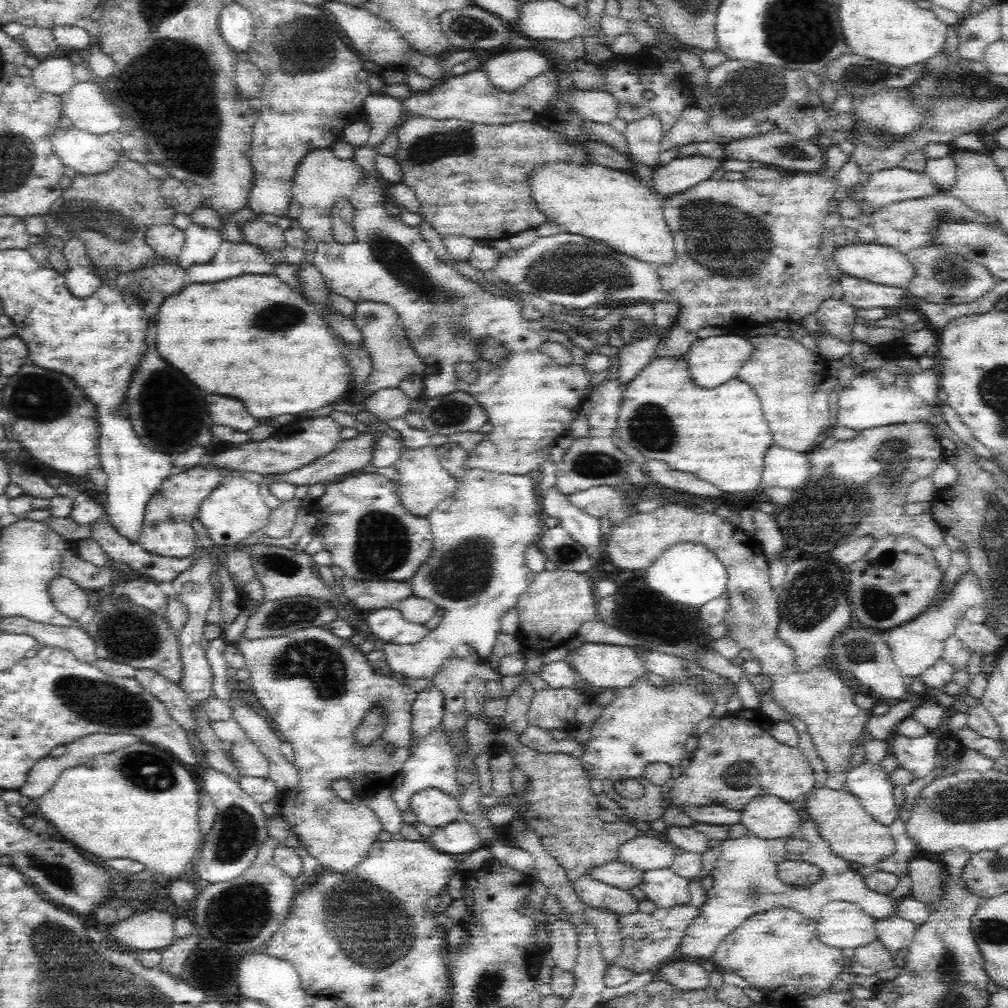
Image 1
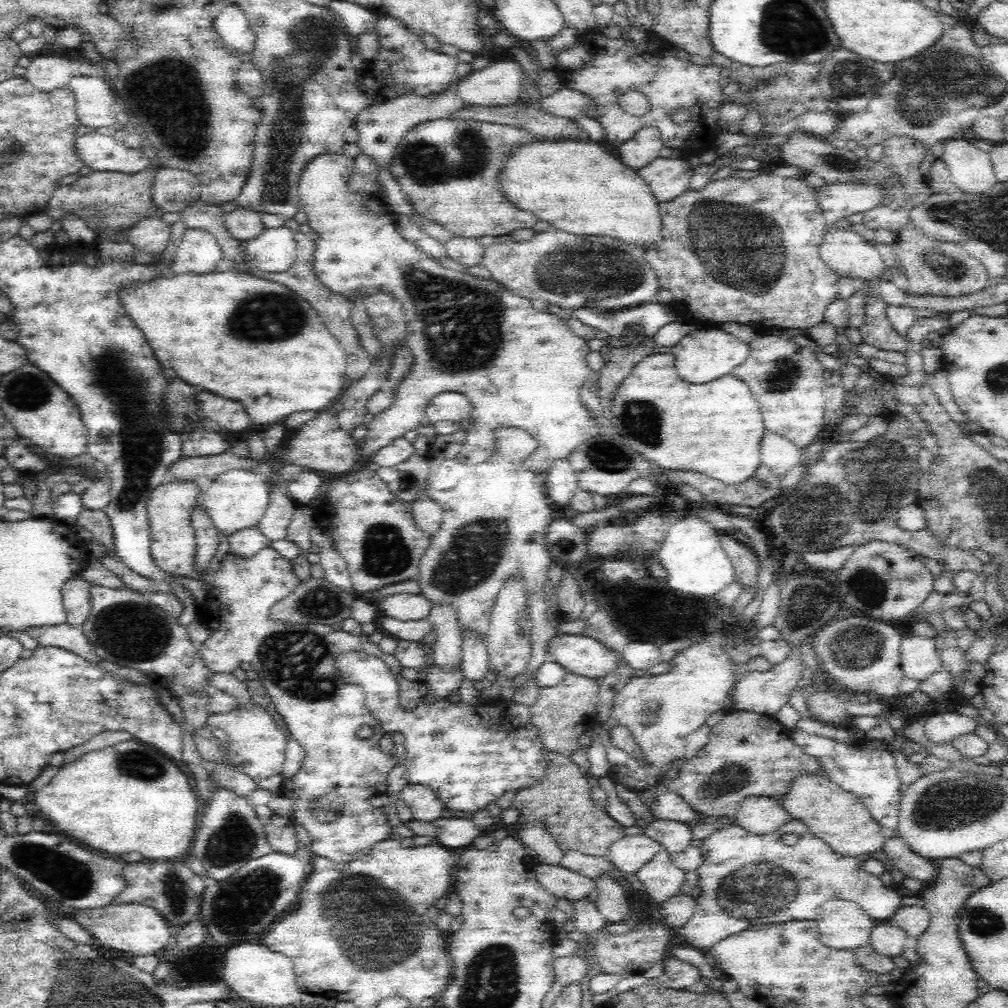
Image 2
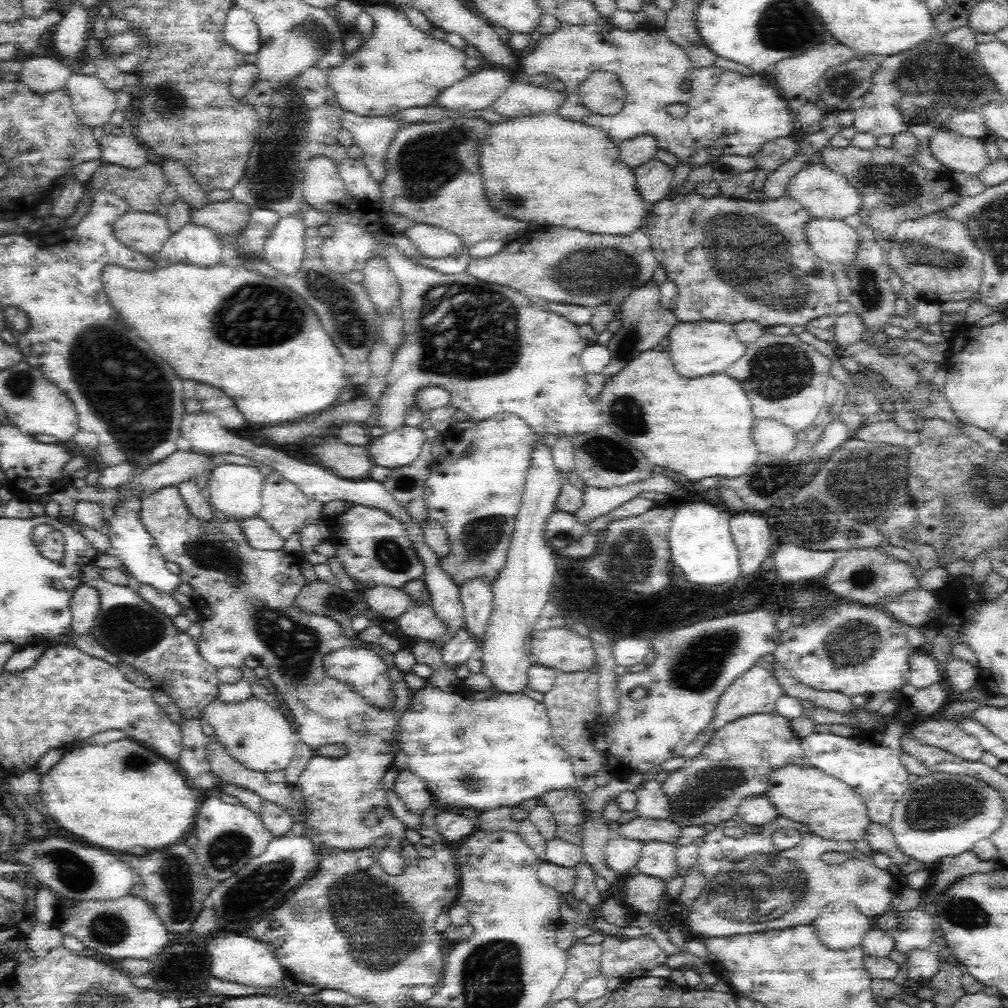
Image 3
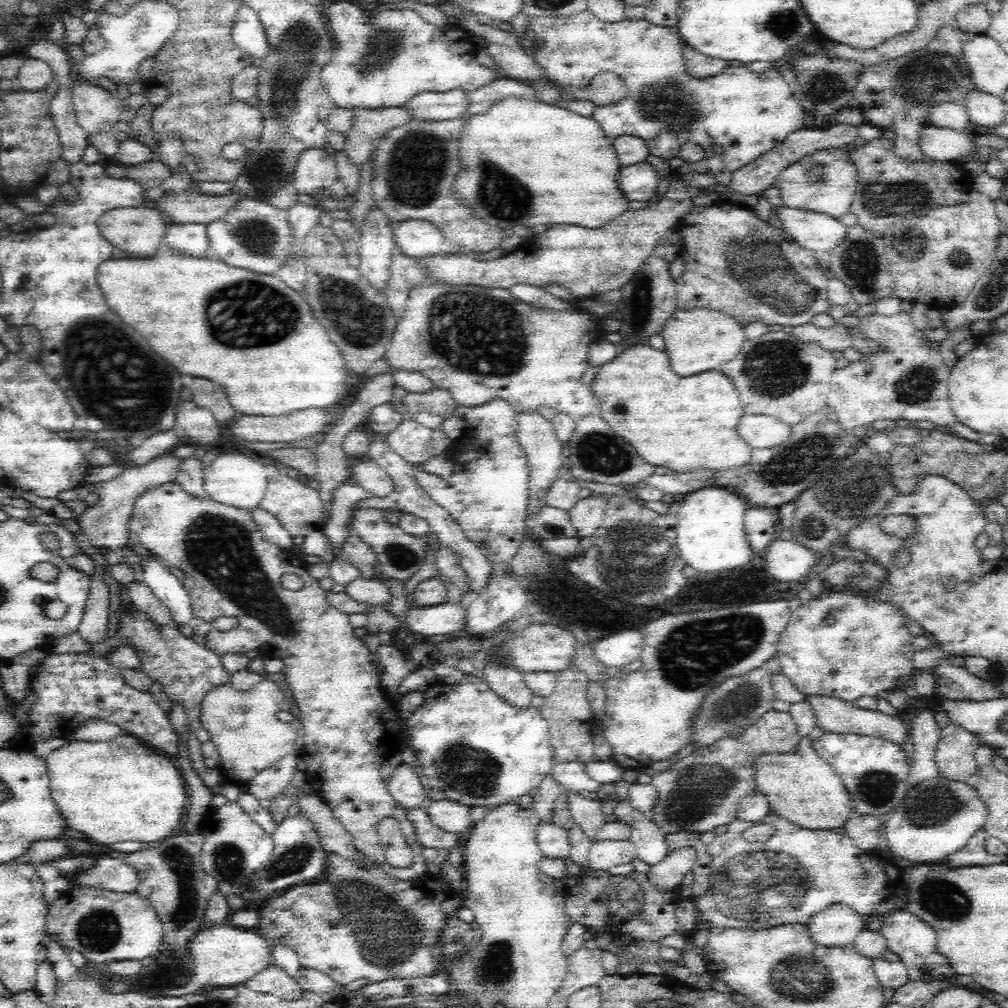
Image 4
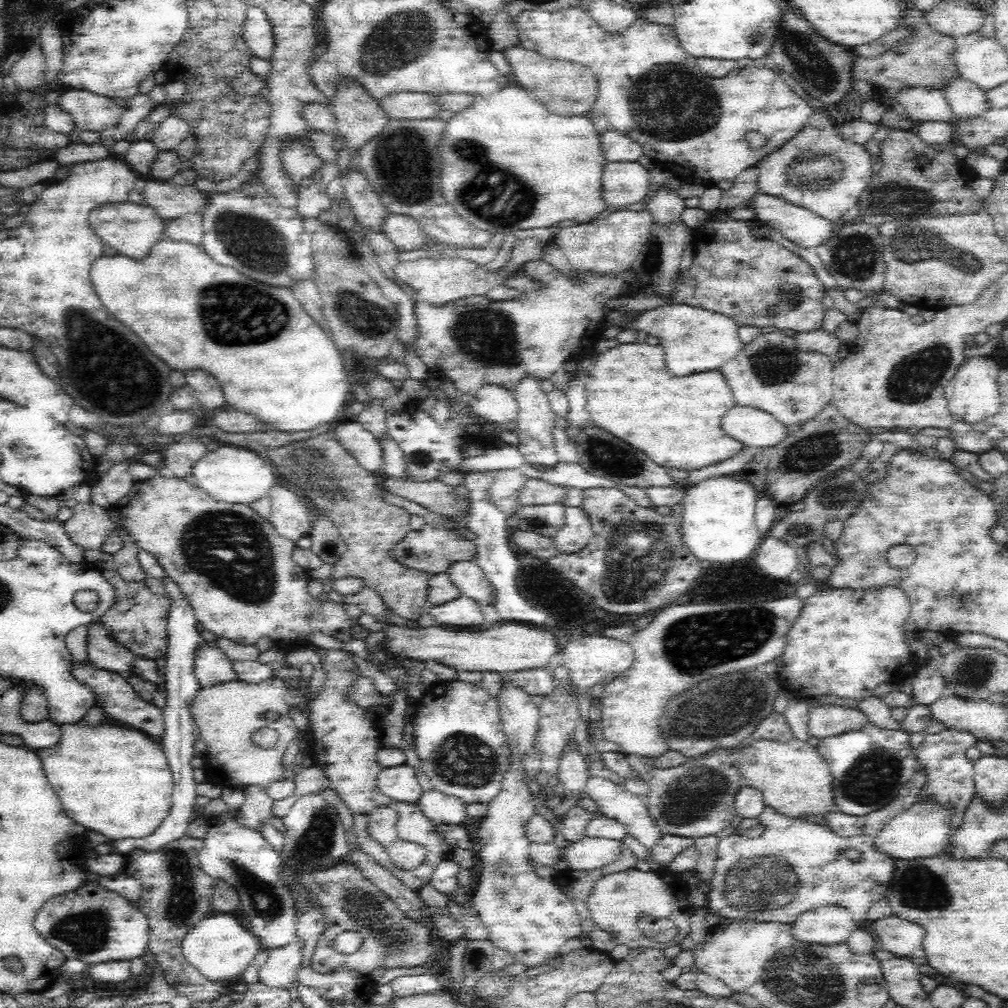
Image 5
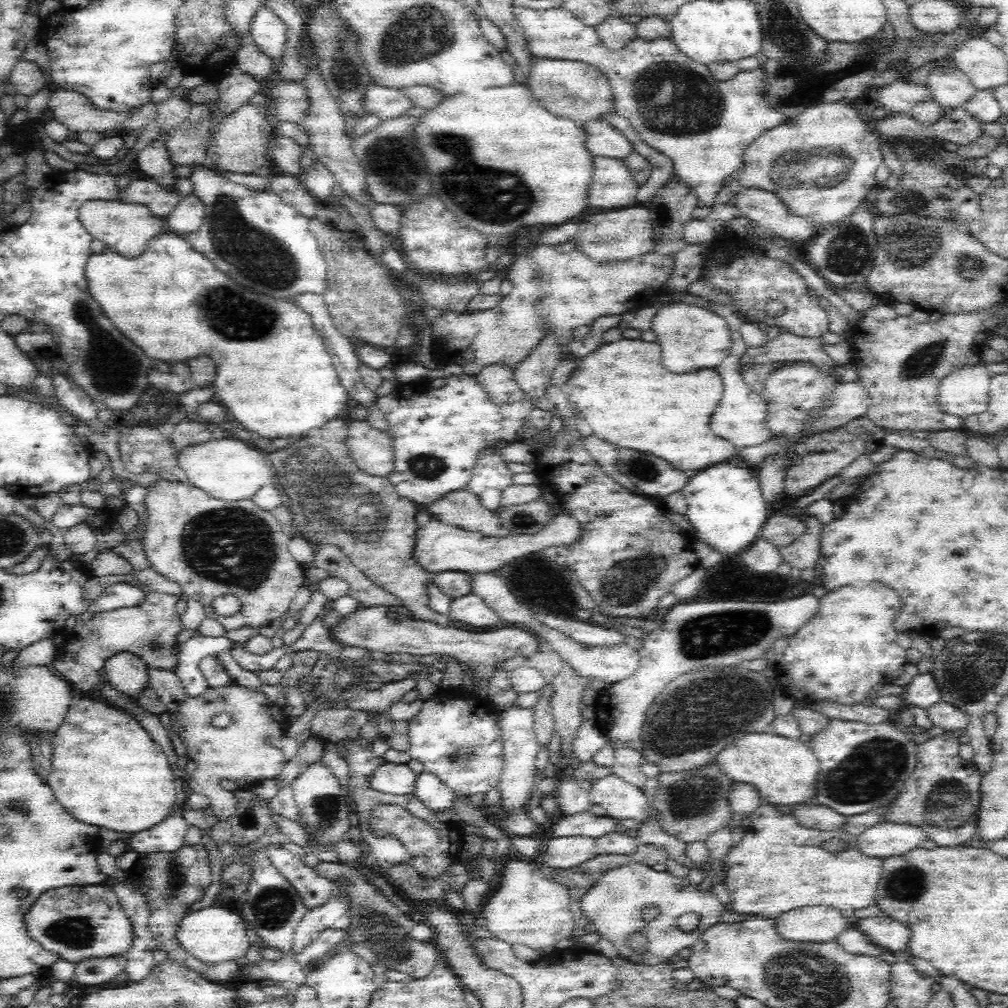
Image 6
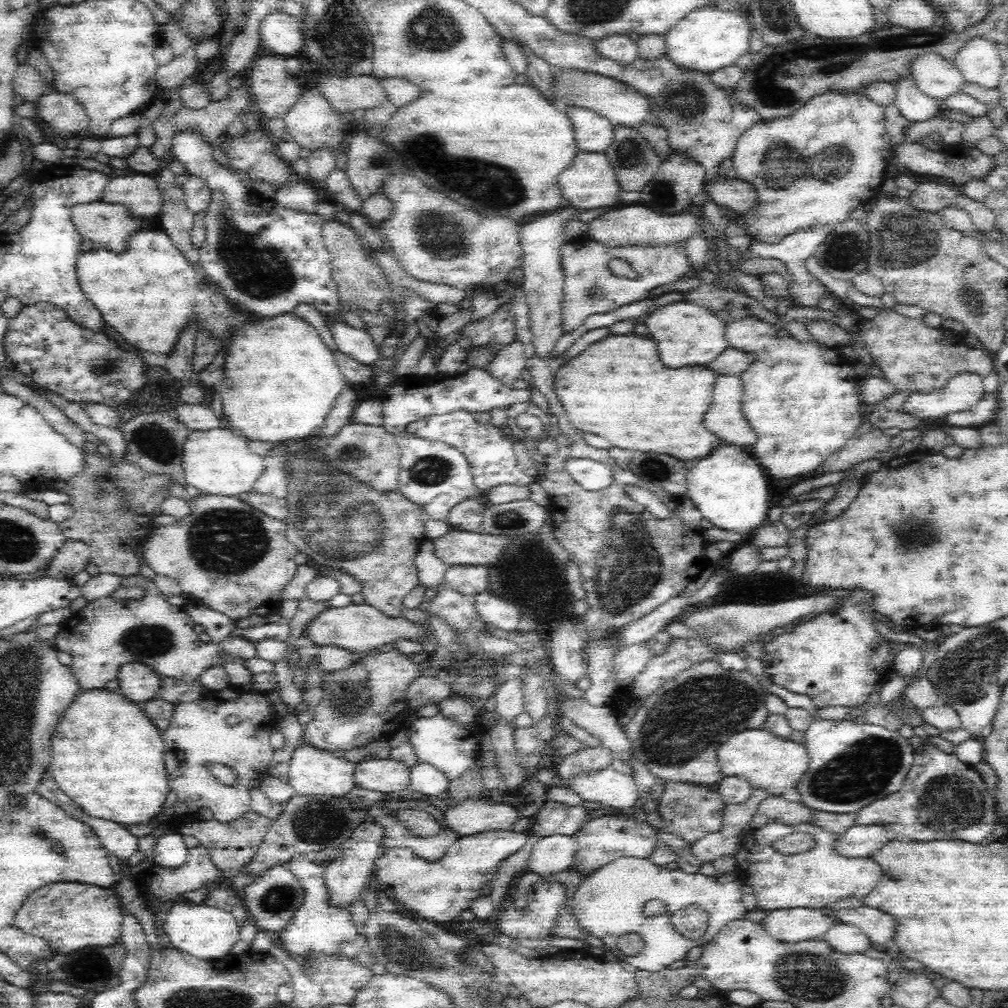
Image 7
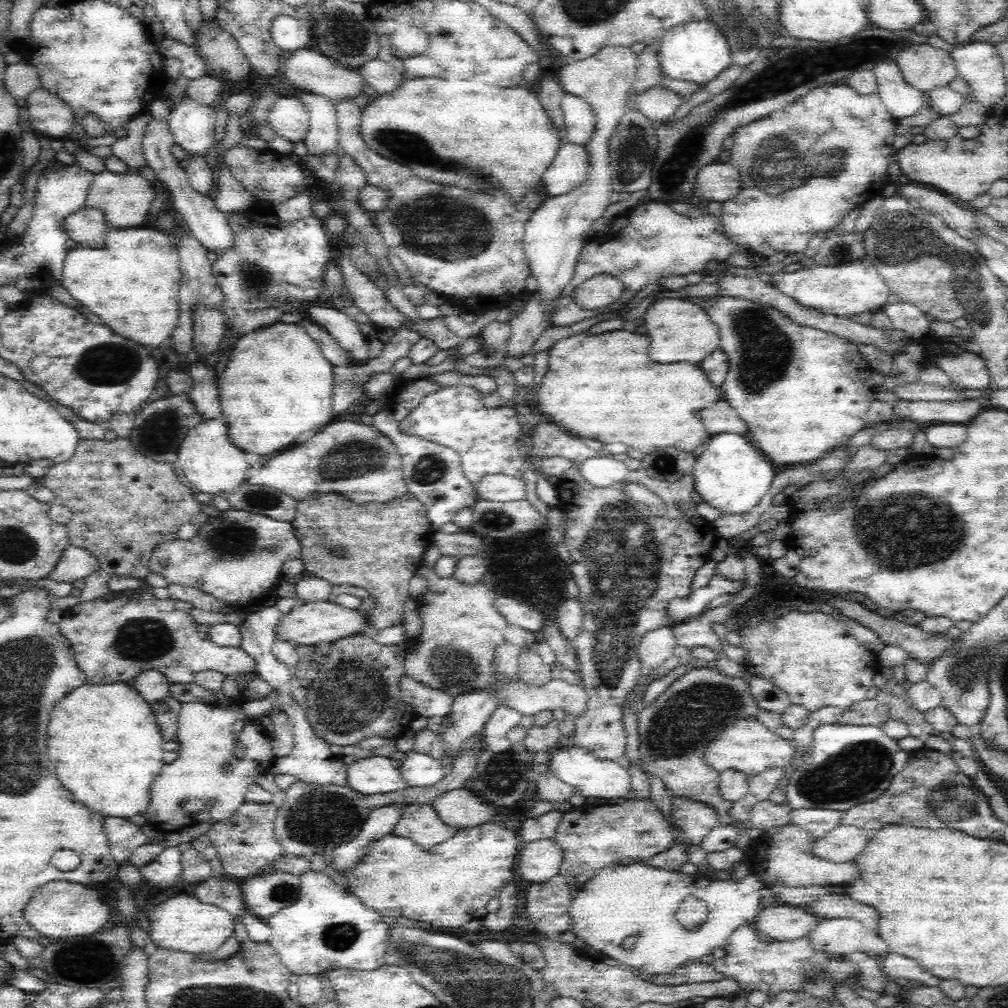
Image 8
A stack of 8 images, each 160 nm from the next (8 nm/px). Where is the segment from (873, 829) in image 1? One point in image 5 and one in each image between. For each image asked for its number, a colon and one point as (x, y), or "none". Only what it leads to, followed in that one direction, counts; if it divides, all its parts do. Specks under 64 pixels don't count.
2: (838, 817)
3: (830, 809)
4: (800, 787)
5: (794, 779)

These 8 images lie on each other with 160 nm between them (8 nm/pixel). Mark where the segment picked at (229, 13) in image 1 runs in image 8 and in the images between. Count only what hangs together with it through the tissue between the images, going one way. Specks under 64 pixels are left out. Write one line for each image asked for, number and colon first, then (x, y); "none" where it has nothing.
2: (232, 24)
3: (240, 32)
4: (248, 34)
5: (256, 31)
6: (267, 31)
7: (280, 34)
8: (289, 34)

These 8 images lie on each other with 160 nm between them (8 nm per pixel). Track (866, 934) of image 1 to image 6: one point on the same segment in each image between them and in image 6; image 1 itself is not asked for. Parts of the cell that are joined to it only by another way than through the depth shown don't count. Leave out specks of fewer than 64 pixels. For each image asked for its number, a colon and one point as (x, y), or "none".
2: (842, 925)
3: (845, 929)
4: (838, 925)
5: (833, 925)
6: (814, 924)

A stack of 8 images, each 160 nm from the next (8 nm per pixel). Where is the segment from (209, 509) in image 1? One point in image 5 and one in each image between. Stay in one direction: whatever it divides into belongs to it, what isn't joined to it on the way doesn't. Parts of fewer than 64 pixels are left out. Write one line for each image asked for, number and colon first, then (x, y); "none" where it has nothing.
2: (236, 500)
3: (235, 491)
4: (236, 479)
5: (229, 474)

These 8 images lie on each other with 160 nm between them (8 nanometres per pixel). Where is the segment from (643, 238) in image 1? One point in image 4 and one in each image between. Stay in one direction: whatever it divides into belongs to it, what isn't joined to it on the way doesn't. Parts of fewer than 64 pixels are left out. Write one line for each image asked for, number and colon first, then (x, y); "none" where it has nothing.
2: (581, 188)
3: (544, 168)
4: (527, 162)

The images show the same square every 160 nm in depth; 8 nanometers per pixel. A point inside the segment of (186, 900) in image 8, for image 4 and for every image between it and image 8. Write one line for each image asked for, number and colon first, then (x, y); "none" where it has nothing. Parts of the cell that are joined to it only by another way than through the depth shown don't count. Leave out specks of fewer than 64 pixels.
4: (224, 955)
5: (219, 946)
6: (213, 935)
7: (205, 932)

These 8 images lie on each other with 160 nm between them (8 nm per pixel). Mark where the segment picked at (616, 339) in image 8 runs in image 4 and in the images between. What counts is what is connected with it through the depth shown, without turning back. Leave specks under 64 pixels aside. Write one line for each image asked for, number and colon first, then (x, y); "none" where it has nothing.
4: (686, 425)
5: (677, 422)
6: (628, 399)
7: (618, 389)

